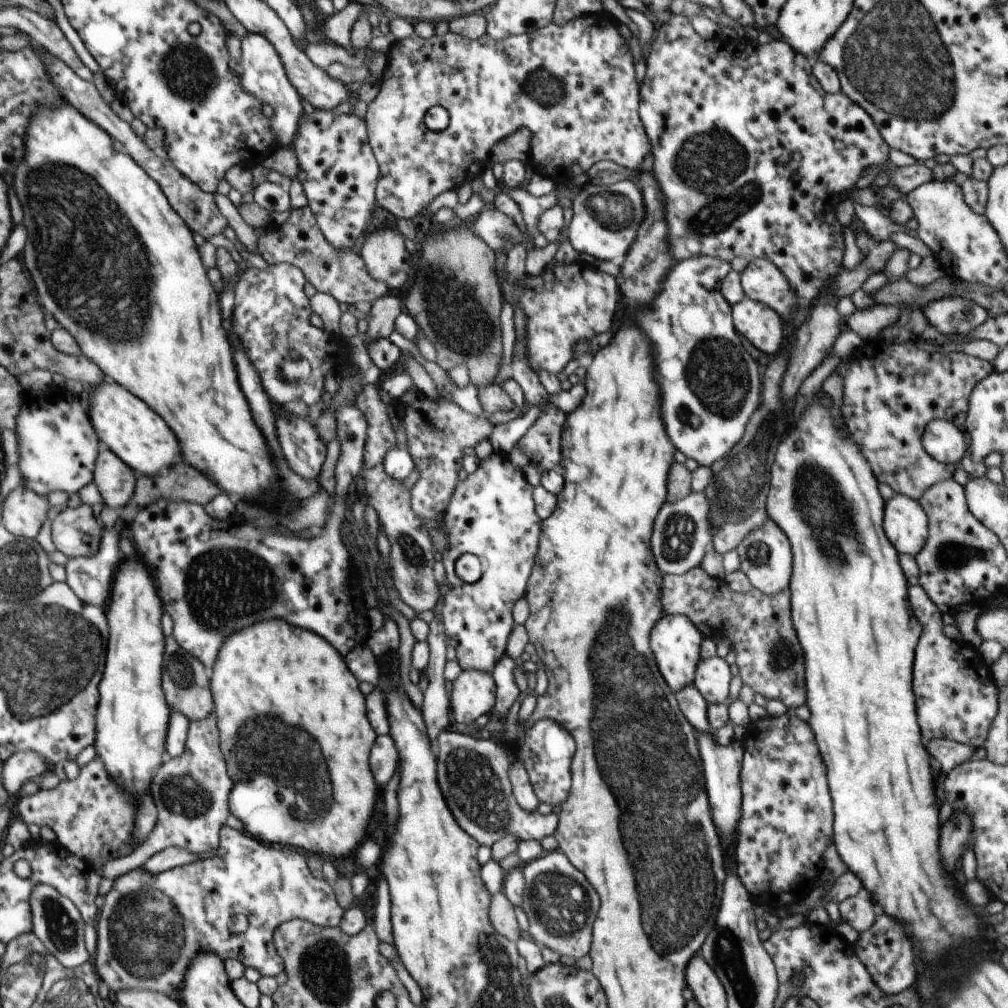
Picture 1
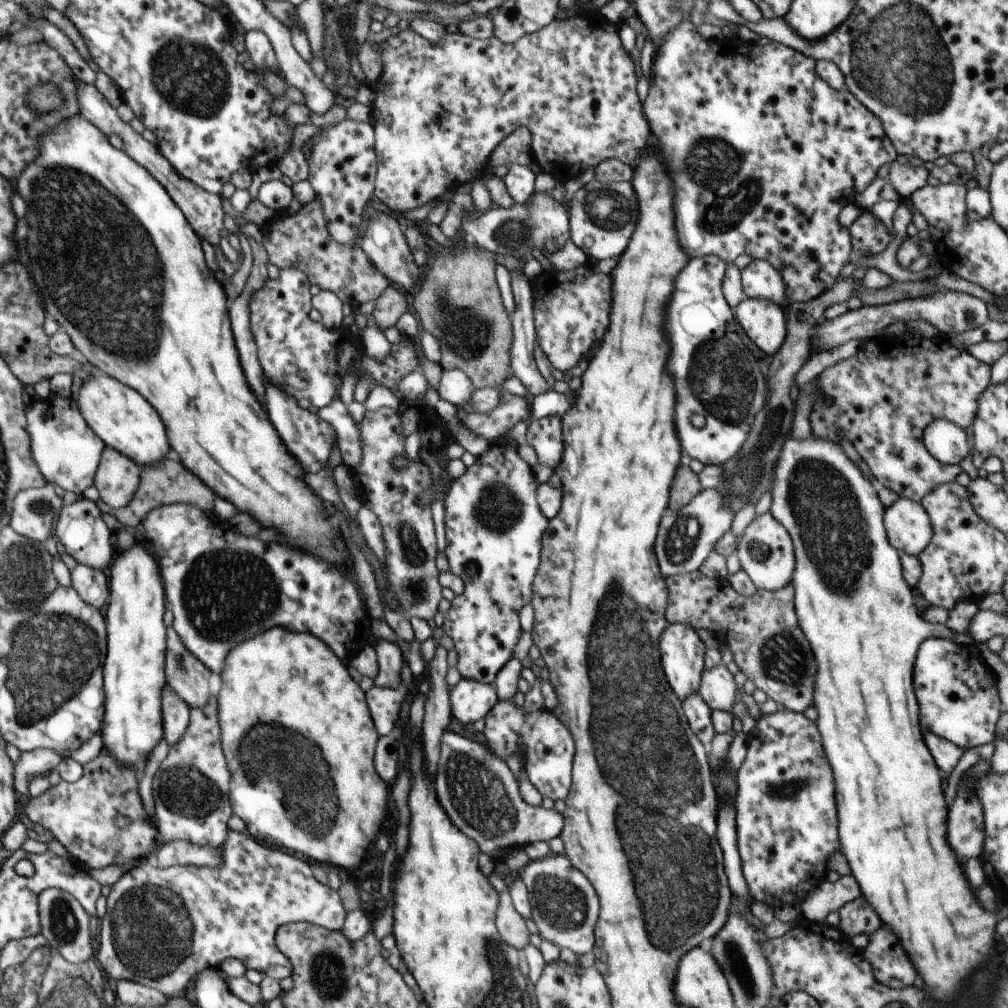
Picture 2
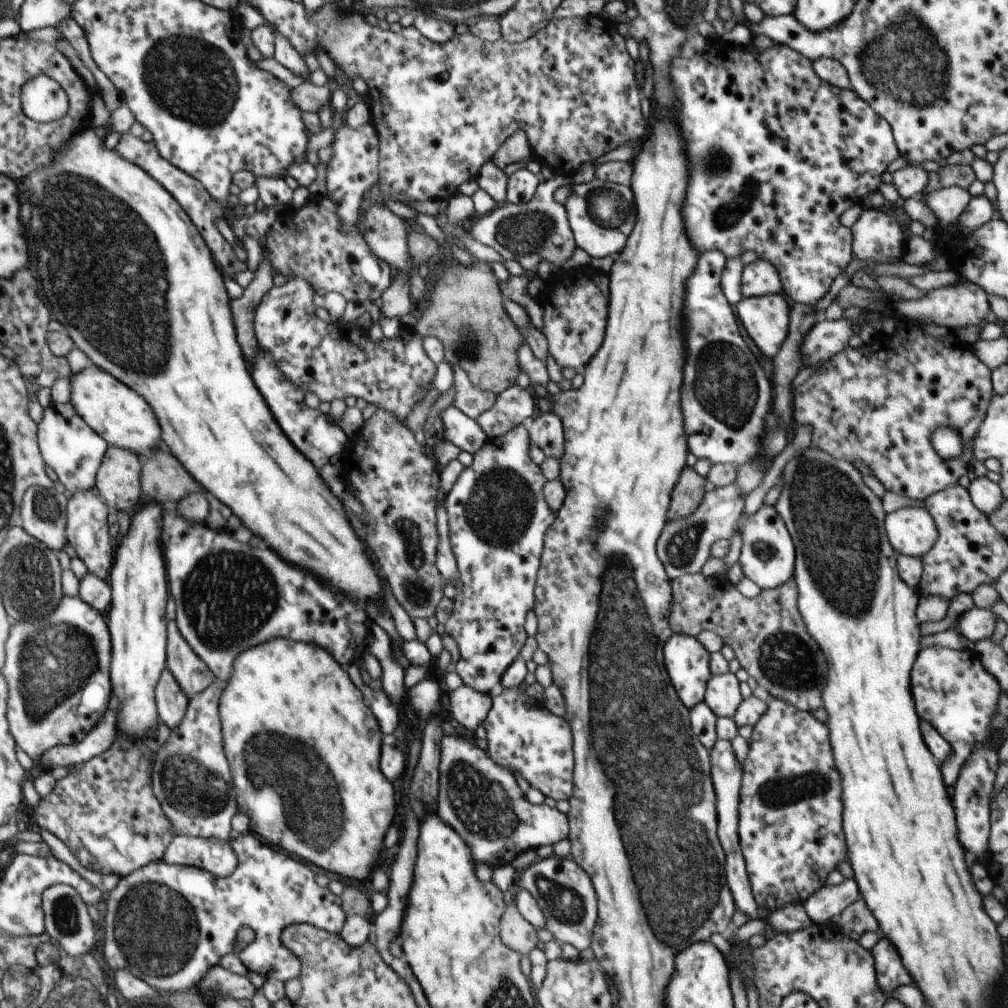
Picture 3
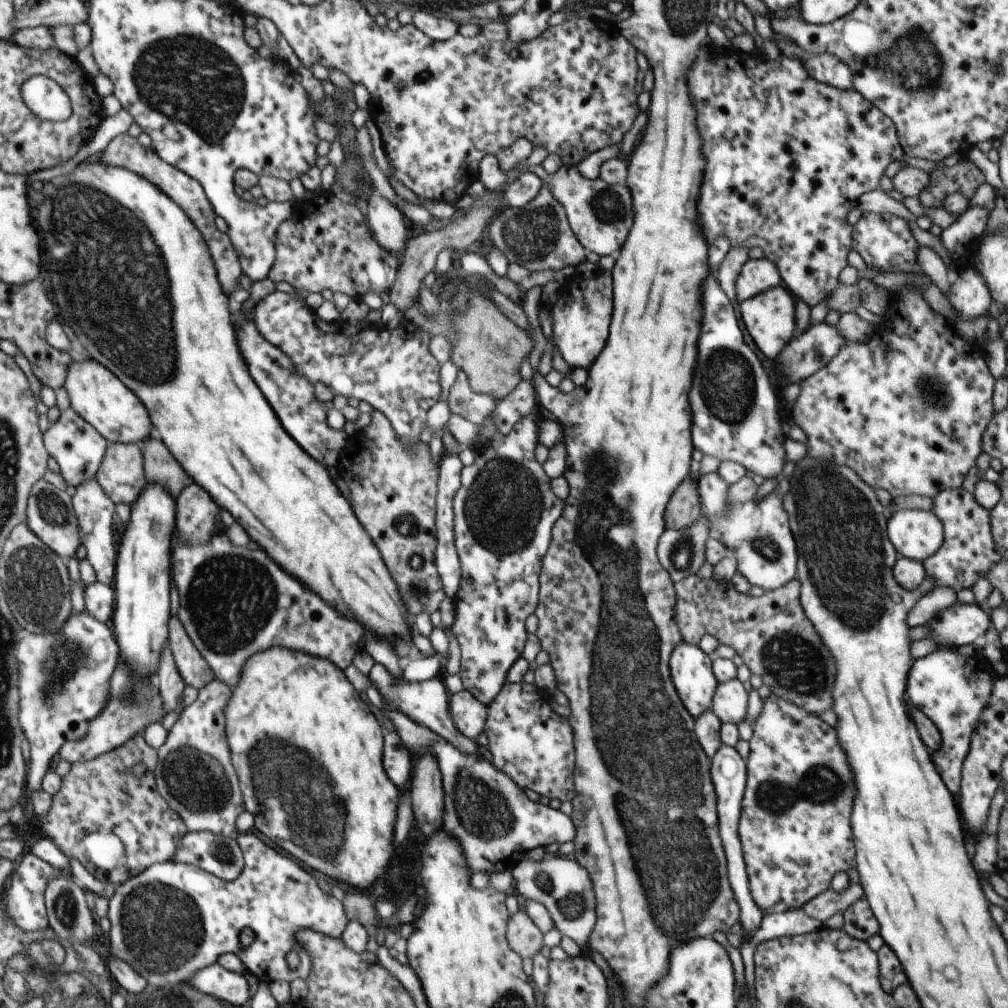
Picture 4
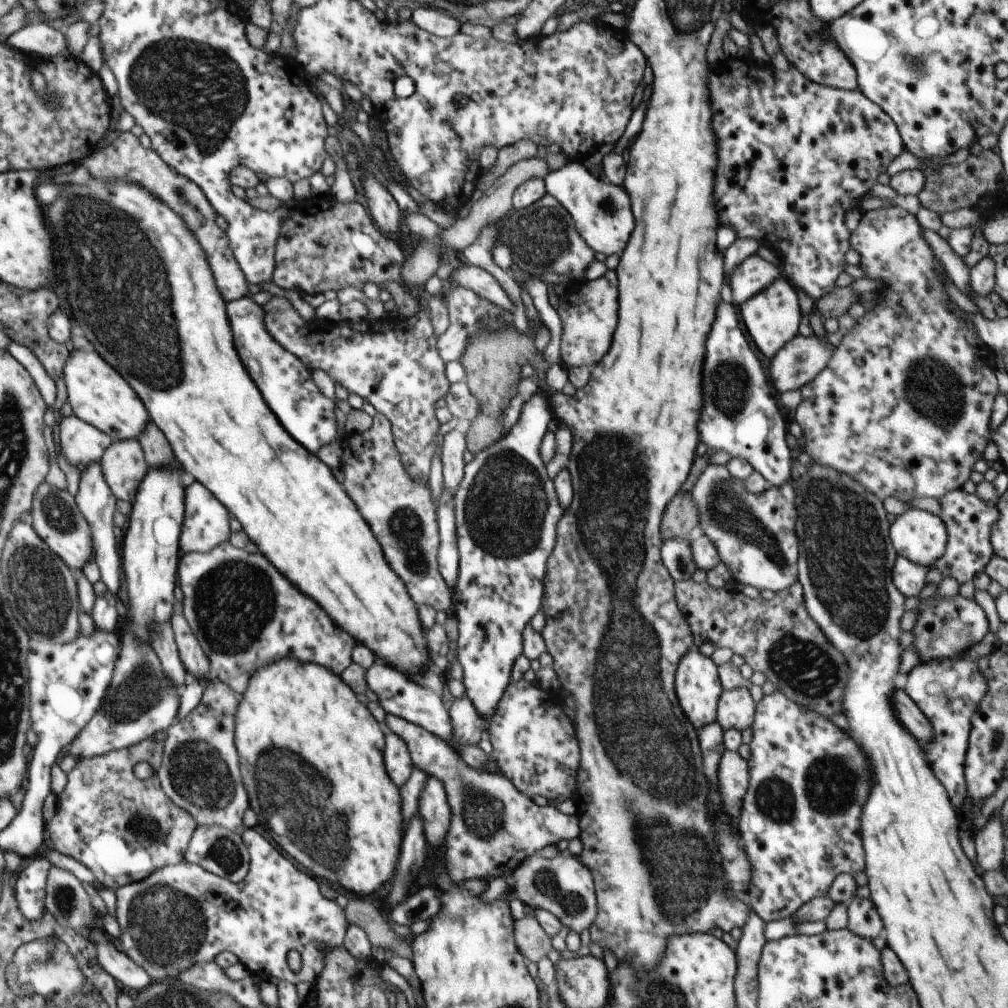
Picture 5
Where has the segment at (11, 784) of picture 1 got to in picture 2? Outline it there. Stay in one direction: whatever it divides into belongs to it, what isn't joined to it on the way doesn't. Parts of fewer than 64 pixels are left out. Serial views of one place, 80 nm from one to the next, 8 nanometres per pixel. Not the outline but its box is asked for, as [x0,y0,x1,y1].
[15,749,64,799]

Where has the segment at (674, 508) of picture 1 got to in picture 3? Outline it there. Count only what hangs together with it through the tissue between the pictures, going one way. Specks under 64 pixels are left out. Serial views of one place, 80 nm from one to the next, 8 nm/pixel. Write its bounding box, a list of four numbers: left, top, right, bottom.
[657,484,745,580]

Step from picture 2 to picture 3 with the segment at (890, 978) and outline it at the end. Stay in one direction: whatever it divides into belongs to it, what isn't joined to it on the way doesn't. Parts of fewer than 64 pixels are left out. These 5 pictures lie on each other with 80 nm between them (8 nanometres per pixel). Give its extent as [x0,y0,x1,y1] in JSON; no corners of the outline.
[870,938,912,997]

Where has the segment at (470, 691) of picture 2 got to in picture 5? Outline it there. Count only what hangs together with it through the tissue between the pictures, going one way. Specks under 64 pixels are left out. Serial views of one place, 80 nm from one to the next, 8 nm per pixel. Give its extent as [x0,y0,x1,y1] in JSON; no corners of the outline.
[451,696,489,744]

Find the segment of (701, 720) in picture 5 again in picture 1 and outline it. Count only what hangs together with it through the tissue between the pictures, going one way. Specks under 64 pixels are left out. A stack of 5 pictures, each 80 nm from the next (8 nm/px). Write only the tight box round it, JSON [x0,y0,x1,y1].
[650,614,704,692]

